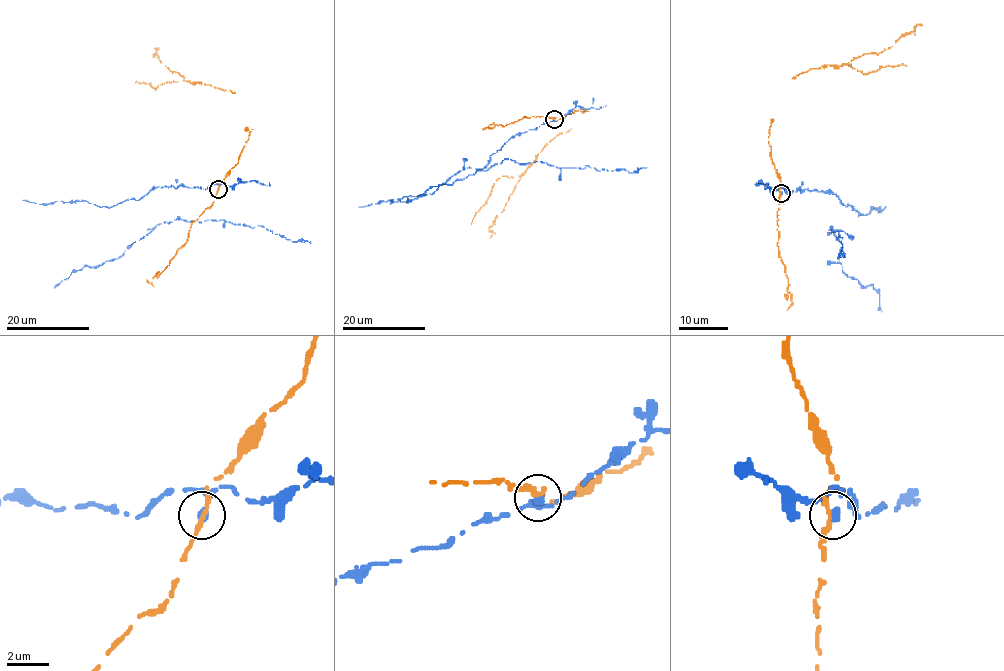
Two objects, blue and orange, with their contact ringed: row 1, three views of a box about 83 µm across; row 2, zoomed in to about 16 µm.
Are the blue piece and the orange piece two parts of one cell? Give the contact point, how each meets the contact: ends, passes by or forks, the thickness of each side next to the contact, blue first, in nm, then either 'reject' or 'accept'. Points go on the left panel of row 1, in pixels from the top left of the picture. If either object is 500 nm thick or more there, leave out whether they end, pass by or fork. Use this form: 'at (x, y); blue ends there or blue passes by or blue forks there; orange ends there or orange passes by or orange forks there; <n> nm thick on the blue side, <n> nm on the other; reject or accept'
at (218, 189); blue passes by; orange passes by; 240 nm thick on the blue side, 240 nm on the other; reject

